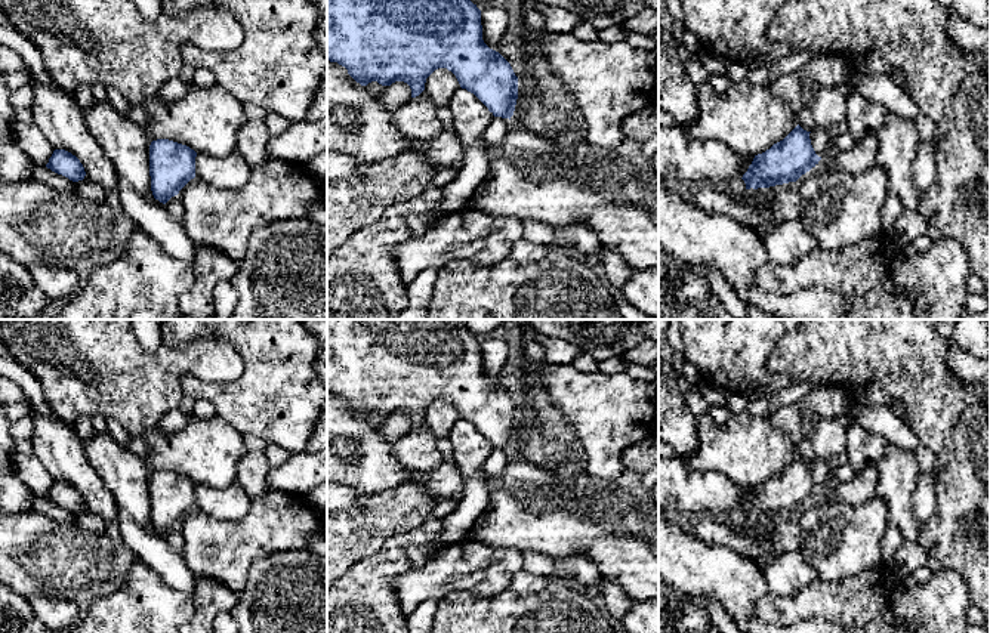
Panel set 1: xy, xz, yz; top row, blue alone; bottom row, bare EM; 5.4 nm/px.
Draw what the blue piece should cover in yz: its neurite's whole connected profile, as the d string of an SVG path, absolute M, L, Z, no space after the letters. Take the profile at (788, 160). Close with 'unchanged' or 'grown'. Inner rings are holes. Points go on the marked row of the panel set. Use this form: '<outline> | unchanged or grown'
M798 124L783 141L755 155L741 177L746 189L796 182L802 175L815 167L821 157L815 154L809 133Z | unchanged

